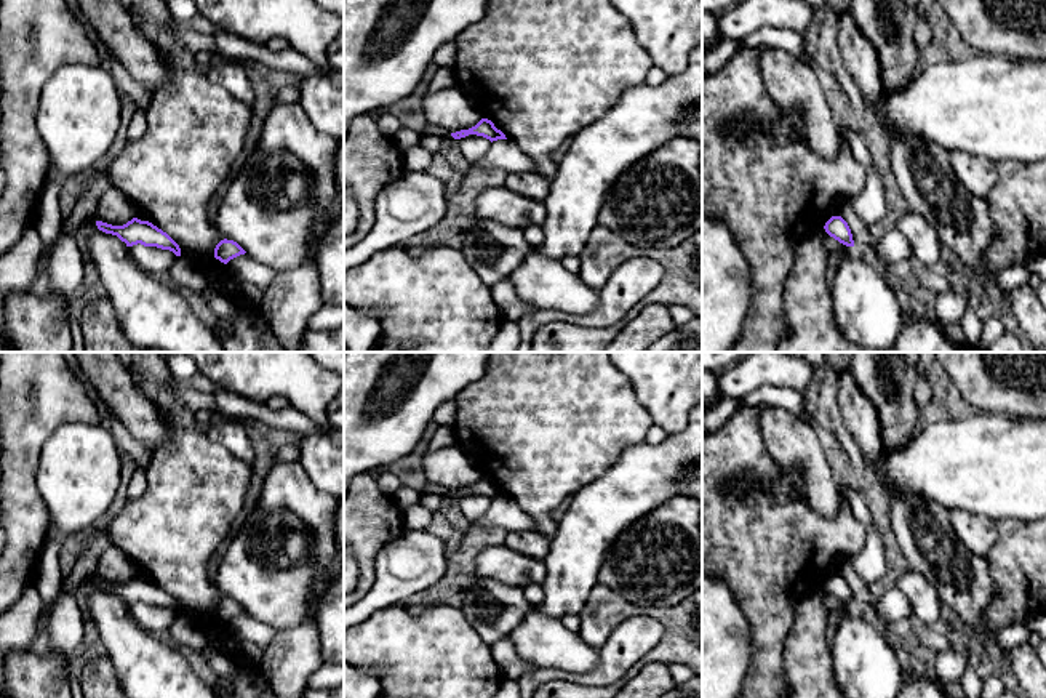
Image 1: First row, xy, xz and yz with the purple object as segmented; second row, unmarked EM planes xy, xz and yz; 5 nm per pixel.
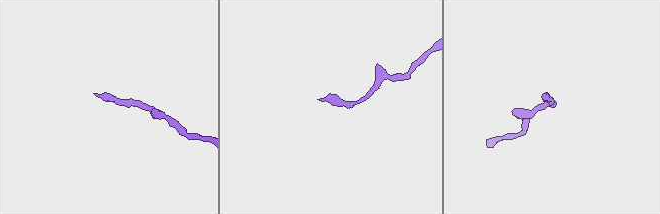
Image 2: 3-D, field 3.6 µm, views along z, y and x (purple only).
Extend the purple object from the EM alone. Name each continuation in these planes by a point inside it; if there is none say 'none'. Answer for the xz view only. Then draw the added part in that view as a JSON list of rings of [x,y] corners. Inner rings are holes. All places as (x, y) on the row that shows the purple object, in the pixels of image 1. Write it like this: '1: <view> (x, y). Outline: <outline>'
none

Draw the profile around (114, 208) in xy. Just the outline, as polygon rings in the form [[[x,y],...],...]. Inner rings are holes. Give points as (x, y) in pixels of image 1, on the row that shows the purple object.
[[[110,187],[102,194],[94,216],[112,226],[123,226],[134,218],[134,210],[120,189]]]

